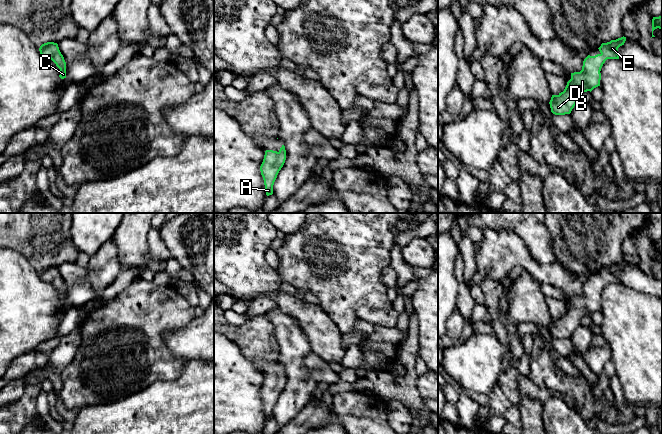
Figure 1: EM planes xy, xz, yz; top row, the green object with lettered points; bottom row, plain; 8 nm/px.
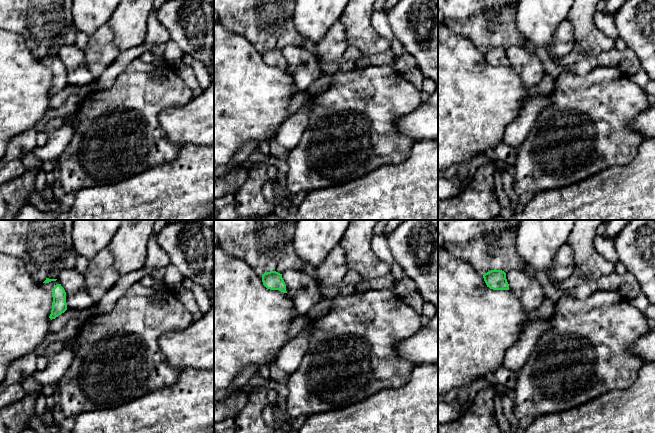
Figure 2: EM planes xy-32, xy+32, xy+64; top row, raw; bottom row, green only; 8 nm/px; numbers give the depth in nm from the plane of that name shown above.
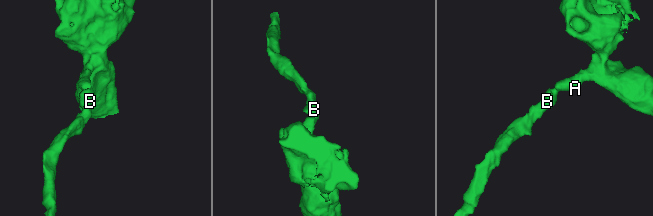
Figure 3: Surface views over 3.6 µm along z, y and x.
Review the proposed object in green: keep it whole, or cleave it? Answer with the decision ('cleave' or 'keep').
keep

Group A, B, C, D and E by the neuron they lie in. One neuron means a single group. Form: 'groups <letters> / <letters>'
groups A B C D E

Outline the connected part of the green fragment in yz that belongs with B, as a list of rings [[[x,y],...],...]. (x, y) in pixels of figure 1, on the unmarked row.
[[[626,261],[602,267],[598,272],[600,277],[588,279],[580,296],[571,297],[571,303],[563,316],[552,319],[549,326],[551,336],[555,339],[570,338],[583,316],[592,315],[600,310],[601,292],[607,283],[619,283],[618,272],[624,269]]]

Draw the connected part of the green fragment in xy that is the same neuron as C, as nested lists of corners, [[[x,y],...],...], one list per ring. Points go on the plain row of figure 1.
[[[54,266],[44,267],[40,270],[39,275],[43,281],[51,283],[60,293],[59,301],[61,303],[66,302],[66,286],[59,274],[58,268]]]

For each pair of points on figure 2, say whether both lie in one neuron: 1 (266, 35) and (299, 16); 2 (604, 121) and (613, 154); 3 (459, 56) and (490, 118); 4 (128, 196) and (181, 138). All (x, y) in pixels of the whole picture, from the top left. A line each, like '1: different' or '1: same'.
1: different
2: same
3: same
4: different

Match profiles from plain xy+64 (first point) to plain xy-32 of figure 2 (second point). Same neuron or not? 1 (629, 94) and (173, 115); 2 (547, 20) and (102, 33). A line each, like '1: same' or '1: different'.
1: different
2: different

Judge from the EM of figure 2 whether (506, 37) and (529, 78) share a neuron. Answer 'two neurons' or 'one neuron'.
two neurons

